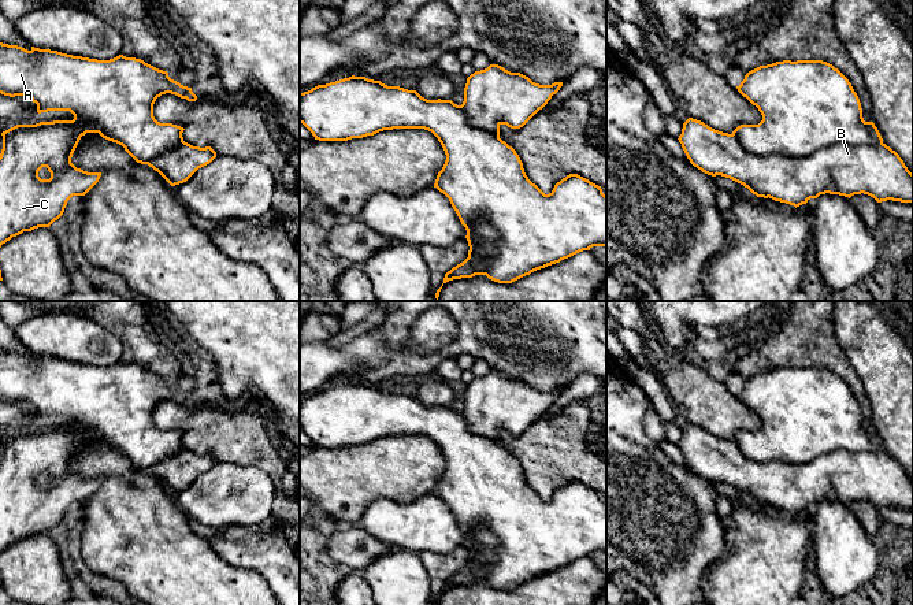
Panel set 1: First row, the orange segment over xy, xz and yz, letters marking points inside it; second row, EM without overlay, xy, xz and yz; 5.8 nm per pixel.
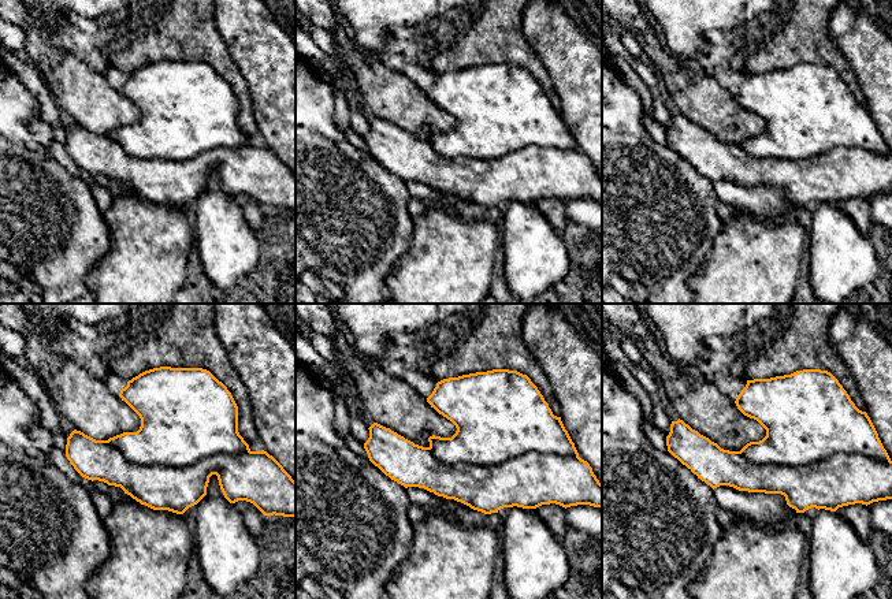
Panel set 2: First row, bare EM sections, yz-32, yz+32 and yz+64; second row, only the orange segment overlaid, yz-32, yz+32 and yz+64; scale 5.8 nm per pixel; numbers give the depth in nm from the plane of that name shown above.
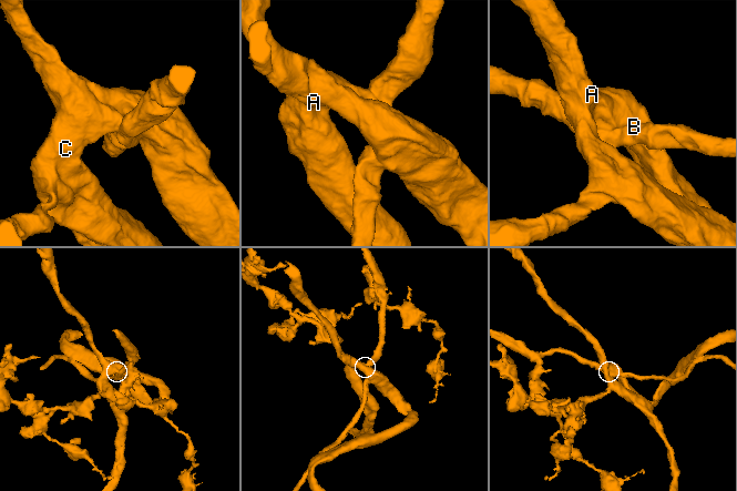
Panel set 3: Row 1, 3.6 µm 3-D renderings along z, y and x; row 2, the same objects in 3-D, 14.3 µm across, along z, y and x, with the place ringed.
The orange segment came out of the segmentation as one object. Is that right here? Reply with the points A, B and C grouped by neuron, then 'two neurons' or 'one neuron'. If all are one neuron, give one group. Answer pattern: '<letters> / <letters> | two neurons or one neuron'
A C / B | two neurons

